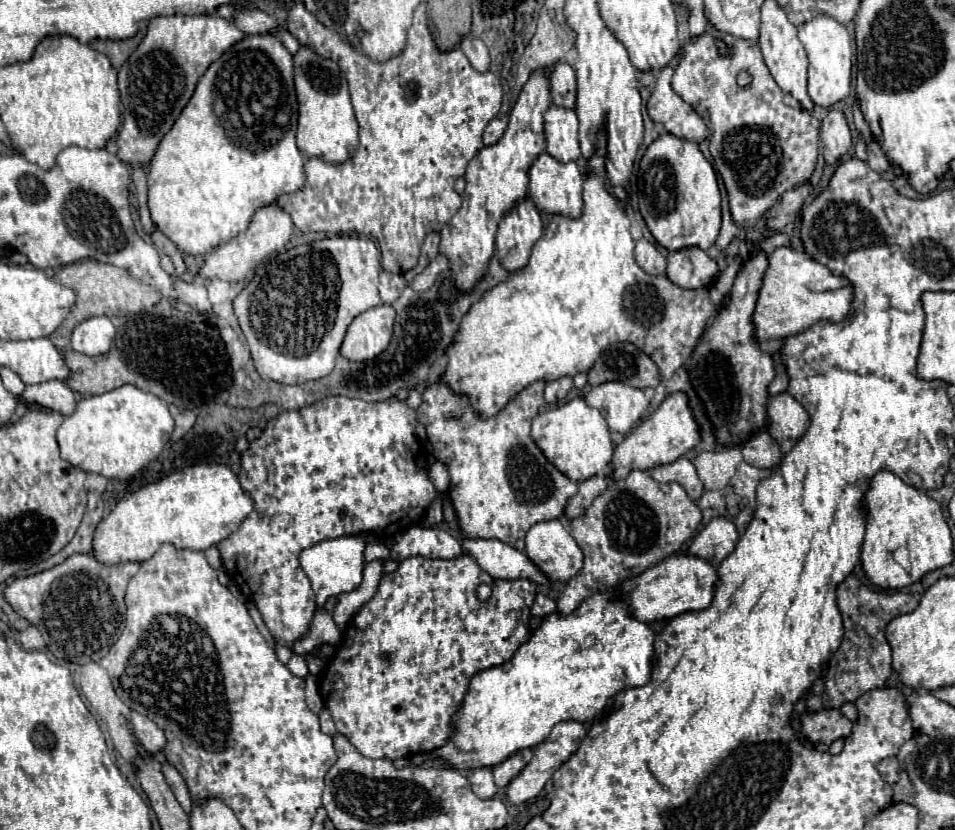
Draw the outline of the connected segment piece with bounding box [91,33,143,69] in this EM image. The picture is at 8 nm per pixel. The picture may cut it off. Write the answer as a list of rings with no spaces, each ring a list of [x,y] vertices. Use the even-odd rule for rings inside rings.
[[[137,33],[135,37],[125,39],[125,41],[111,41],[111,39],[101,41],[101,39],[97,39],[97,41],[93,41],[91,45],[93,45],[93,49],[97,49],[99,53],[105,53],[105,55],[111,59],[111,65],[113,65],[115,69],[119,69],[119,67],[129,59],[129,55],[137,49],[137,45],[141,43],[141,39],[143,39],[143,33]]]

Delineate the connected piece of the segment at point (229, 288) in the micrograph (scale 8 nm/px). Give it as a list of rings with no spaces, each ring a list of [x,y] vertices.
[[[277,205],[263,207],[263,211],[259,211],[259,215],[251,219],[247,231],[243,231],[241,235],[237,235],[227,243],[221,243],[207,255],[197,256],[197,278],[191,278],[190,282],[185,281],[185,283],[193,283],[207,289],[209,301],[213,305],[213,313],[215,313],[215,305],[223,305],[223,303],[233,305],[236,296],[253,279],[255,267],[263,259],[271,257],[275,251],[283,249],[291,239],[291,233],[293,233],[293,223],[285,211],[281,211]]]

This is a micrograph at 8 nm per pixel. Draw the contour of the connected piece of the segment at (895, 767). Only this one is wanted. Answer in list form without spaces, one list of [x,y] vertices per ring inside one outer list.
[[[887,757],[887,759],[879,761],[877,771],[887,783],[897,783],[899,781],[899,761],[897,761],[897,757]]]

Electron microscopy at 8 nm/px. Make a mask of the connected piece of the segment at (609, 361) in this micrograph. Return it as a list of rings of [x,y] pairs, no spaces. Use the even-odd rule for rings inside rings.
[[[615,343],[603,351],[587,377],[591,387],[607,381],[623,381],[631,387],[645,389],[657,387],[661,383],[661,375],[647,353],[639,351],[631,343]]]

